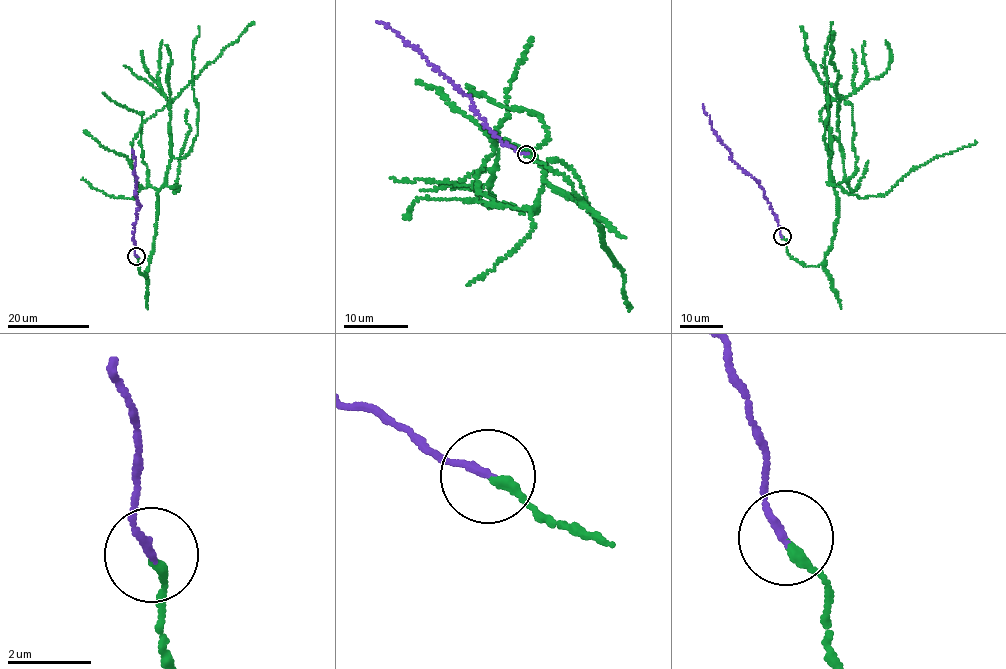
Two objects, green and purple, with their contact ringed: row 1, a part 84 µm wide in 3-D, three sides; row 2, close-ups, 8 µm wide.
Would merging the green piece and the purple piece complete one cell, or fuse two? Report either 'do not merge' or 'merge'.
merge

